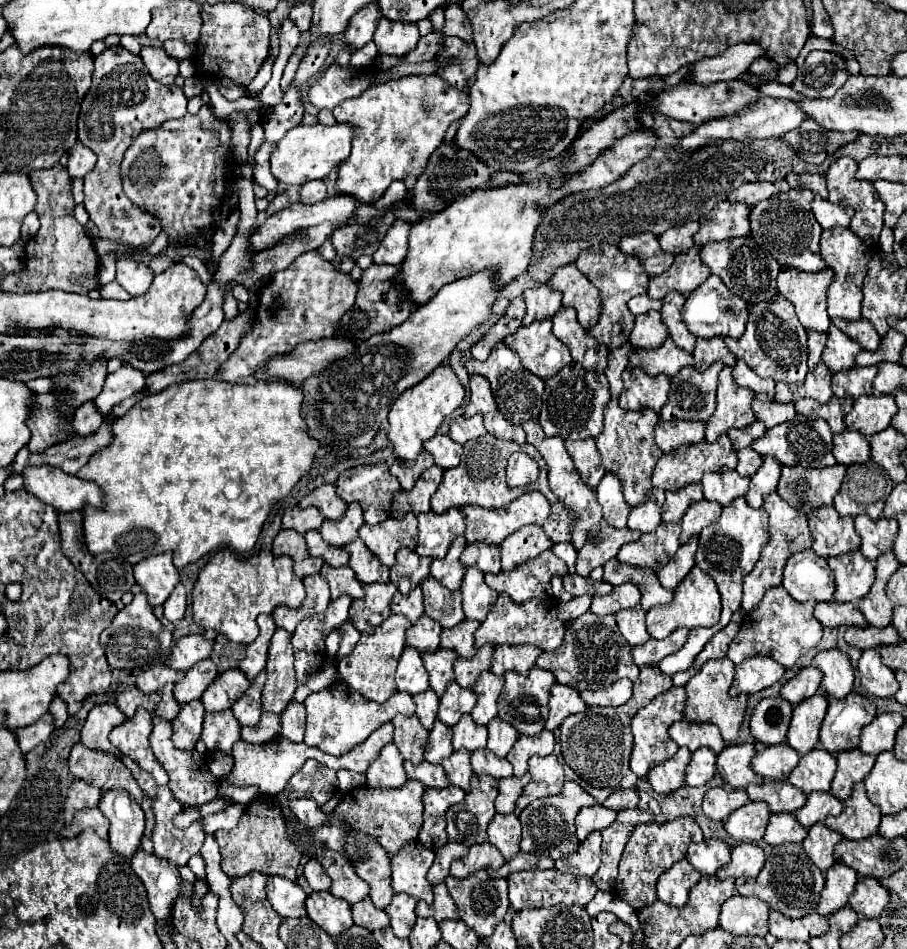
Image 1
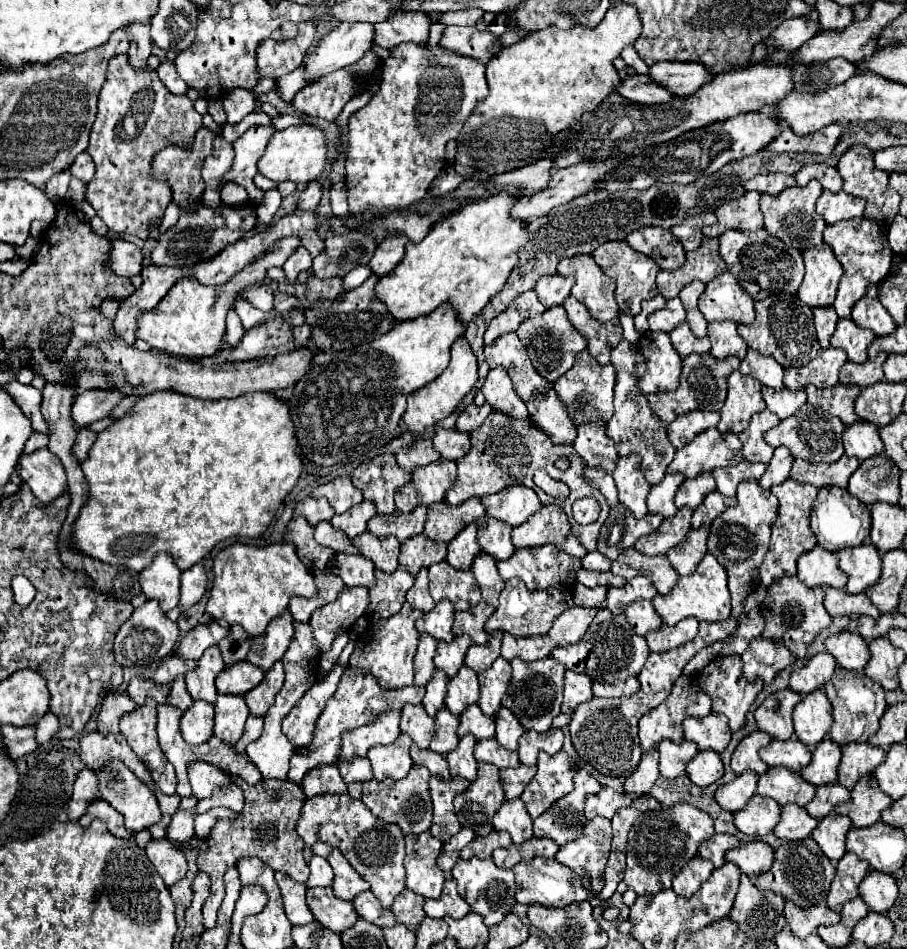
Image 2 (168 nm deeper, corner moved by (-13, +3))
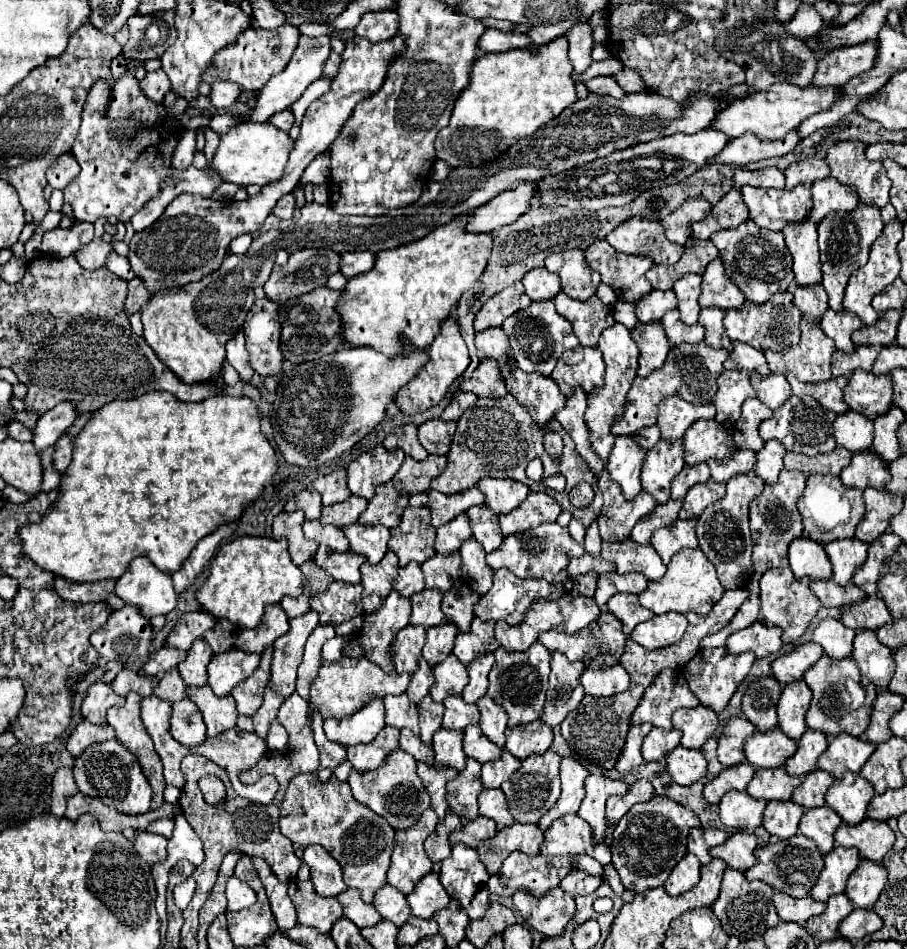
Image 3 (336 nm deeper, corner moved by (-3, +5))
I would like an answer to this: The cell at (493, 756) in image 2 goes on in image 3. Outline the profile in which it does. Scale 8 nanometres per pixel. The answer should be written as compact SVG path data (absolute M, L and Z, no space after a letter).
M470 725L464 731L464 753L480 763L488 763L488 761L496 761L502 755L502 749L498 745L492 745L492 741L488 741L488 737L484 737L484 733L480 733L478 725Z

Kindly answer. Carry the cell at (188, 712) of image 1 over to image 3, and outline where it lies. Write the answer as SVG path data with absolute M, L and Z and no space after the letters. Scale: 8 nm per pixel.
M184 697L172 705L172 727L170 735L184 747L196 747L206 739L206 725L200 709Z

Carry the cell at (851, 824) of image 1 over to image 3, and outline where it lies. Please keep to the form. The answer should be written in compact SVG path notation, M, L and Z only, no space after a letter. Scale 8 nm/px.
M844 773L844 777L828 789L826 807L834 809L844 823L858 825L866 819L866 809L874 795L874 787L860 773Z

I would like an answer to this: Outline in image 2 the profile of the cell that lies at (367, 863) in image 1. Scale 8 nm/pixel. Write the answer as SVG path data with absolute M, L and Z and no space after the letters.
M348 793L342 795L316 795L314 799L306 799L296 823L296 831L300 835L300 839L312 847L318 839L324 843L330 843L332 847L338 847L342 851L342 855L350 861L350 865L358 871L358 875L362 879L366 879L370 883L370 891L380 899L382 907L392 907L394 899L402 893L404 889L404 835L400 831L398 825L380 821L378 817L374 817L360 799L352 799Z

